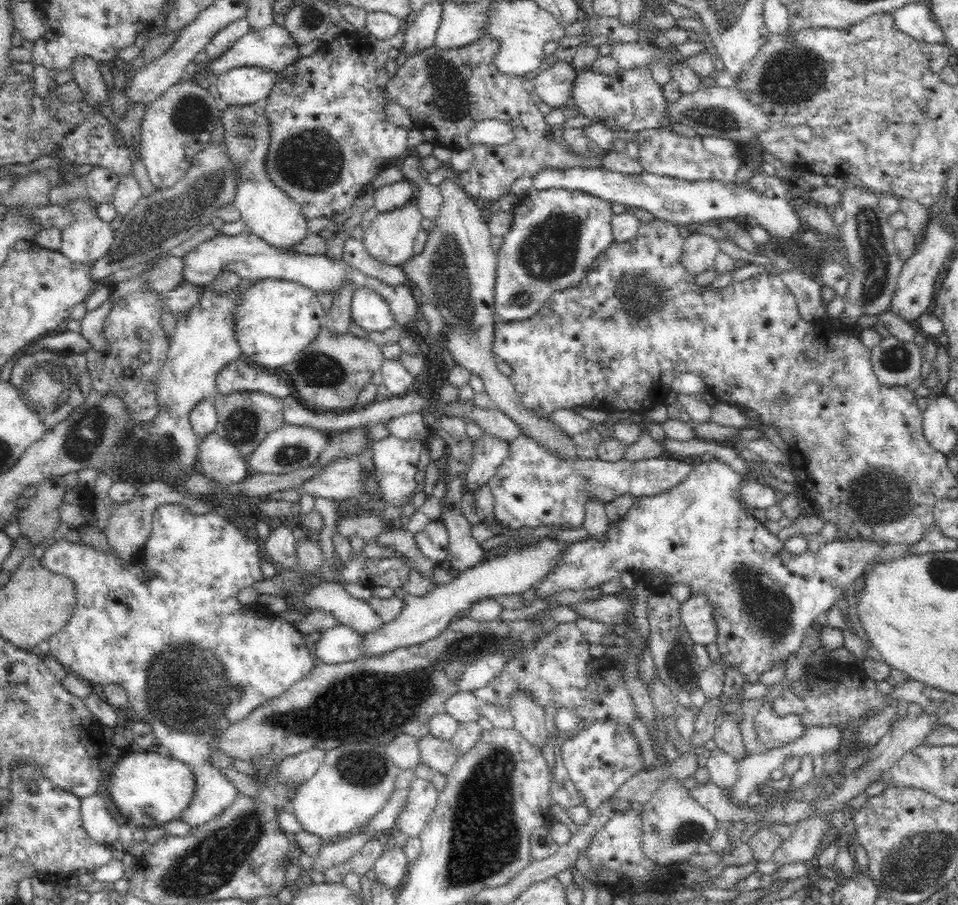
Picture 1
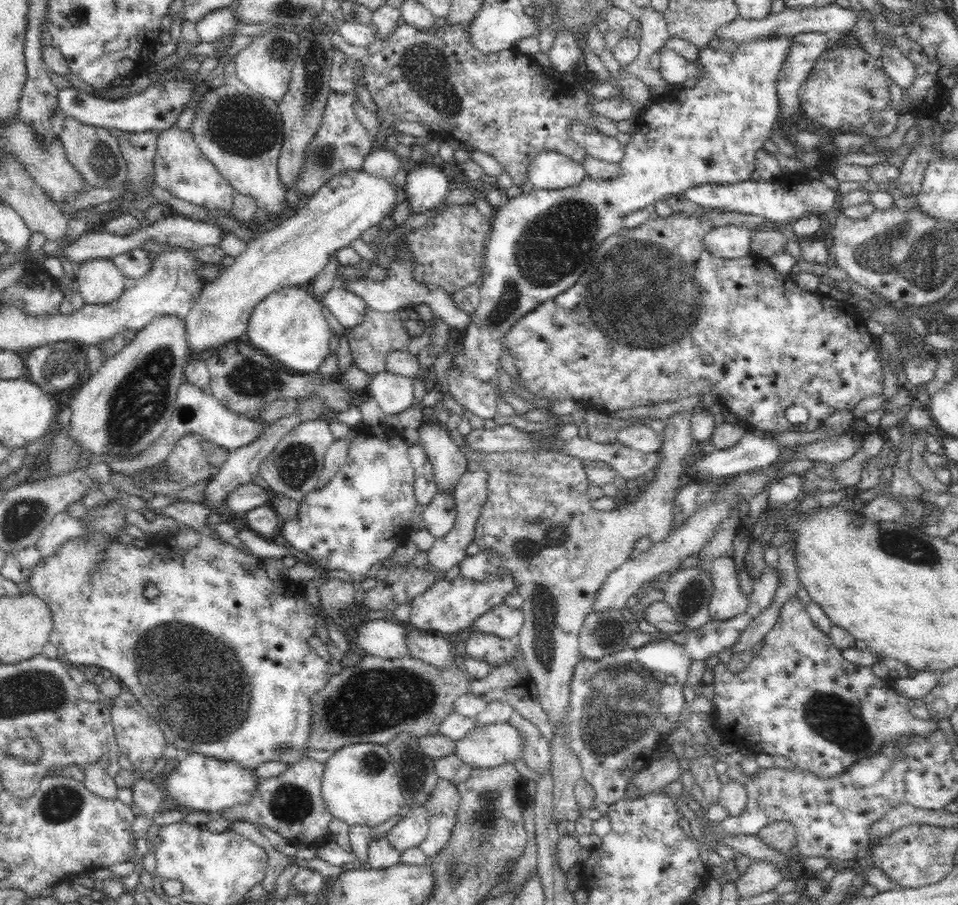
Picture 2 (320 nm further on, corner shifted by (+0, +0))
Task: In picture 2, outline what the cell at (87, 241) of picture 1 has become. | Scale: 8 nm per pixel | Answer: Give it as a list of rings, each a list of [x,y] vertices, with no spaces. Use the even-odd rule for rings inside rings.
[[[108,258],[88,260],[75,265],[75,268],[75,287],[82,295],[84,304],[110,306],[126,292],[126,278]]]

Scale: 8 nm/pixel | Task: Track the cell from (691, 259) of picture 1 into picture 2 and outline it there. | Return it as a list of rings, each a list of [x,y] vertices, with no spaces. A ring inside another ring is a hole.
[[[726,225],[714,228],[706,234],[706,249],[714,257],[738,259],[751,253],[751,242],[755,228]]]

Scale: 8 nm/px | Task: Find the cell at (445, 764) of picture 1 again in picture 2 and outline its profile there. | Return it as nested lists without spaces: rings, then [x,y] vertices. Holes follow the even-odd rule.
[[[510,722],[488,724],[486,727],[478,726],[474,728],[466,738],[456,741],[456,752],[462,763],[473,765],[474,768],[498,767],[502,764],[513,764],[516,760],[523,760],[524,756],[524,739],[518,728],[514,727]]]

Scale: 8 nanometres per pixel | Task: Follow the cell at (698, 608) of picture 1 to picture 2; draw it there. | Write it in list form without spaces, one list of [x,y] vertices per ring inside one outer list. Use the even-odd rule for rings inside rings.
[[[719,556],[708,566],[713,580],[713,591],[709,600],[711,620],[726,620],[746,612],[749,605],[750,585],[738,574],[731,556]]]

